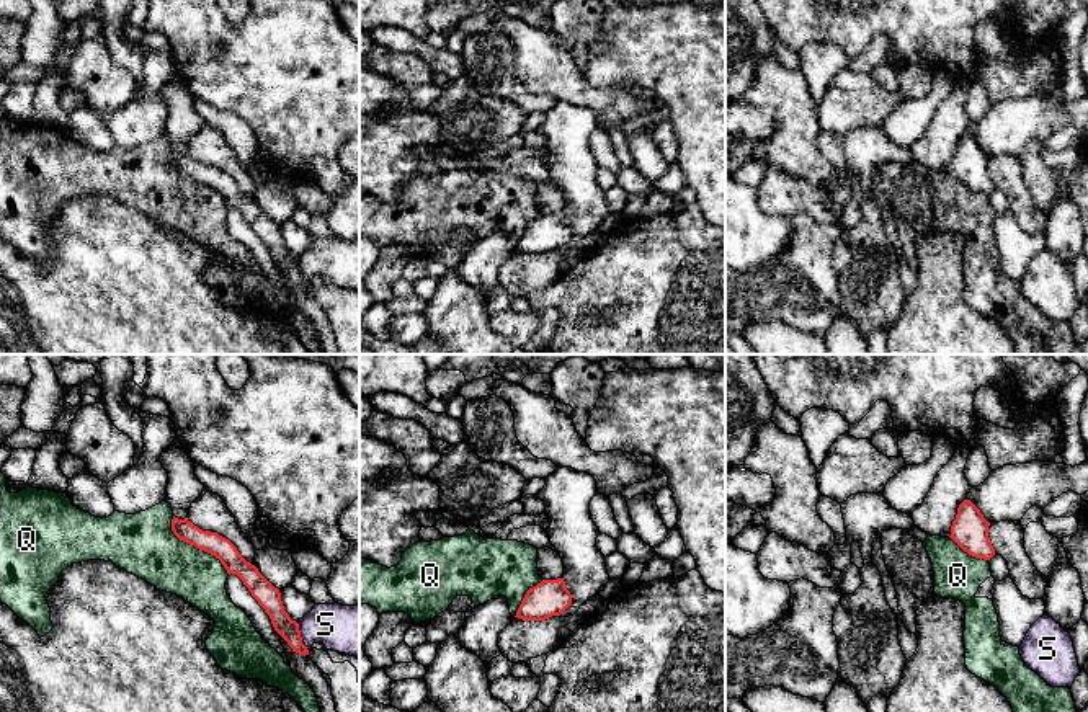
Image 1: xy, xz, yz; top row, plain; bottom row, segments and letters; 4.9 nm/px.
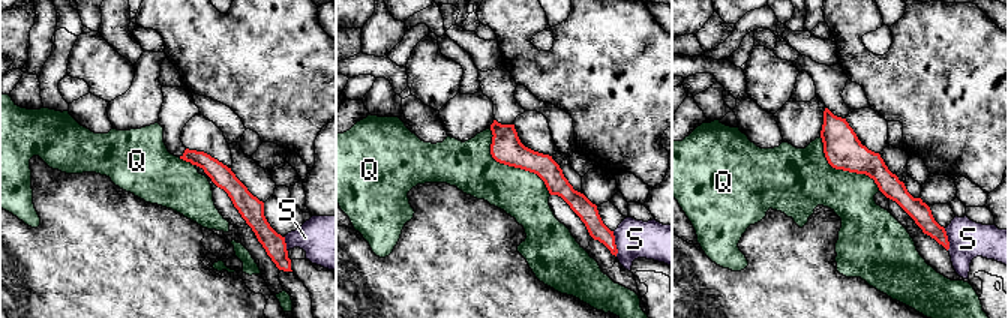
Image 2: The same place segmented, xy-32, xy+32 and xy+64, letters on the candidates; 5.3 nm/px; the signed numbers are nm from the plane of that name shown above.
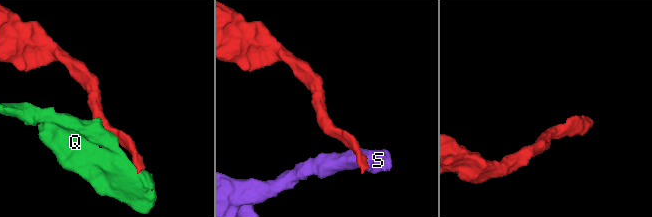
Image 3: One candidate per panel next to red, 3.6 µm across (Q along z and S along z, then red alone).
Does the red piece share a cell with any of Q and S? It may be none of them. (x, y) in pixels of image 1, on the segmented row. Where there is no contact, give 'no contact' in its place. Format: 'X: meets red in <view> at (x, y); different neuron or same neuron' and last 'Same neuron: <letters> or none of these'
Q: meets red in xy at (195, 546); different neuron
S: meets red in xy at (301, 637); different neuron
Same neuron: none of these

